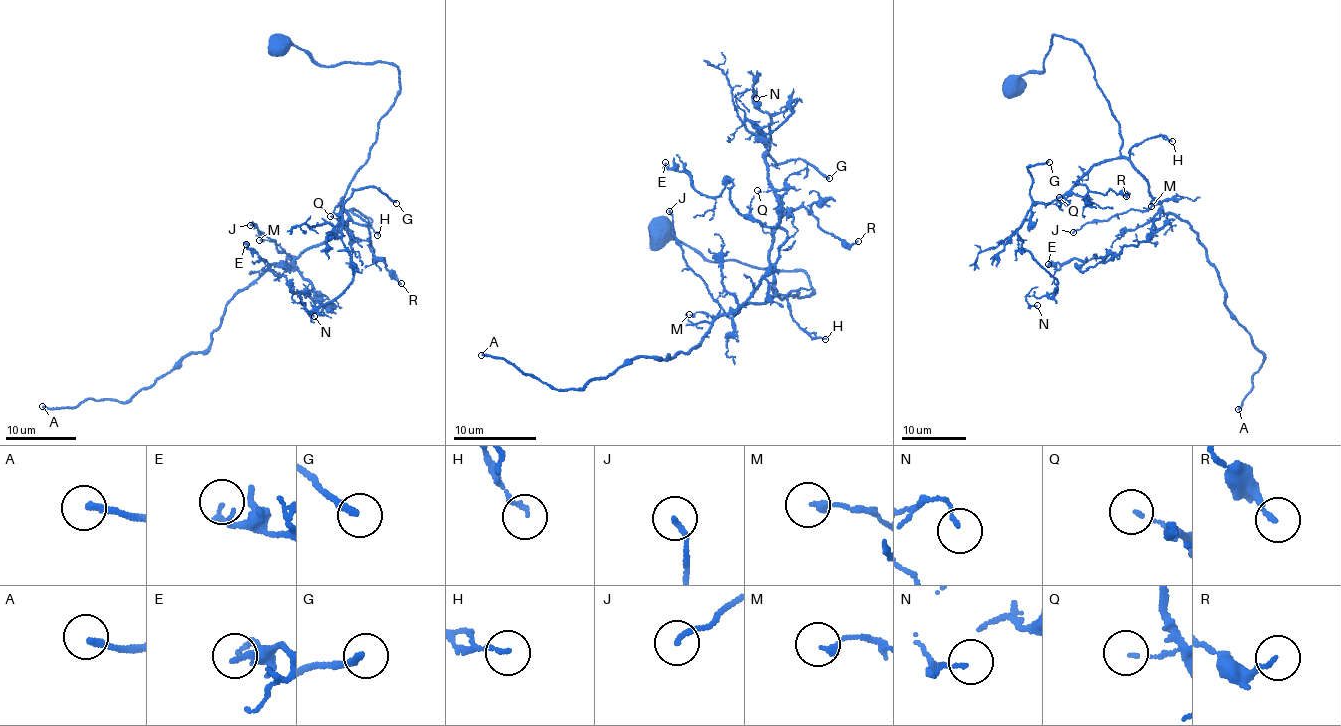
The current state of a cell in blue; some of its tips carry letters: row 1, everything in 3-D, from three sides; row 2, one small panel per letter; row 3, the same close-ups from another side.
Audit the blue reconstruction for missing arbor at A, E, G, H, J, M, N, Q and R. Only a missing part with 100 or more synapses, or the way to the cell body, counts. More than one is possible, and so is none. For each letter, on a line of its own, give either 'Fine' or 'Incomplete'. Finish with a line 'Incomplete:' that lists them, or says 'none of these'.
A: Incomplete
E: Fine
G: Fine
H: Fine
J: Fine
M: Fine
N: Fine
Q: Fine
R: Fine
Incomplete: A

